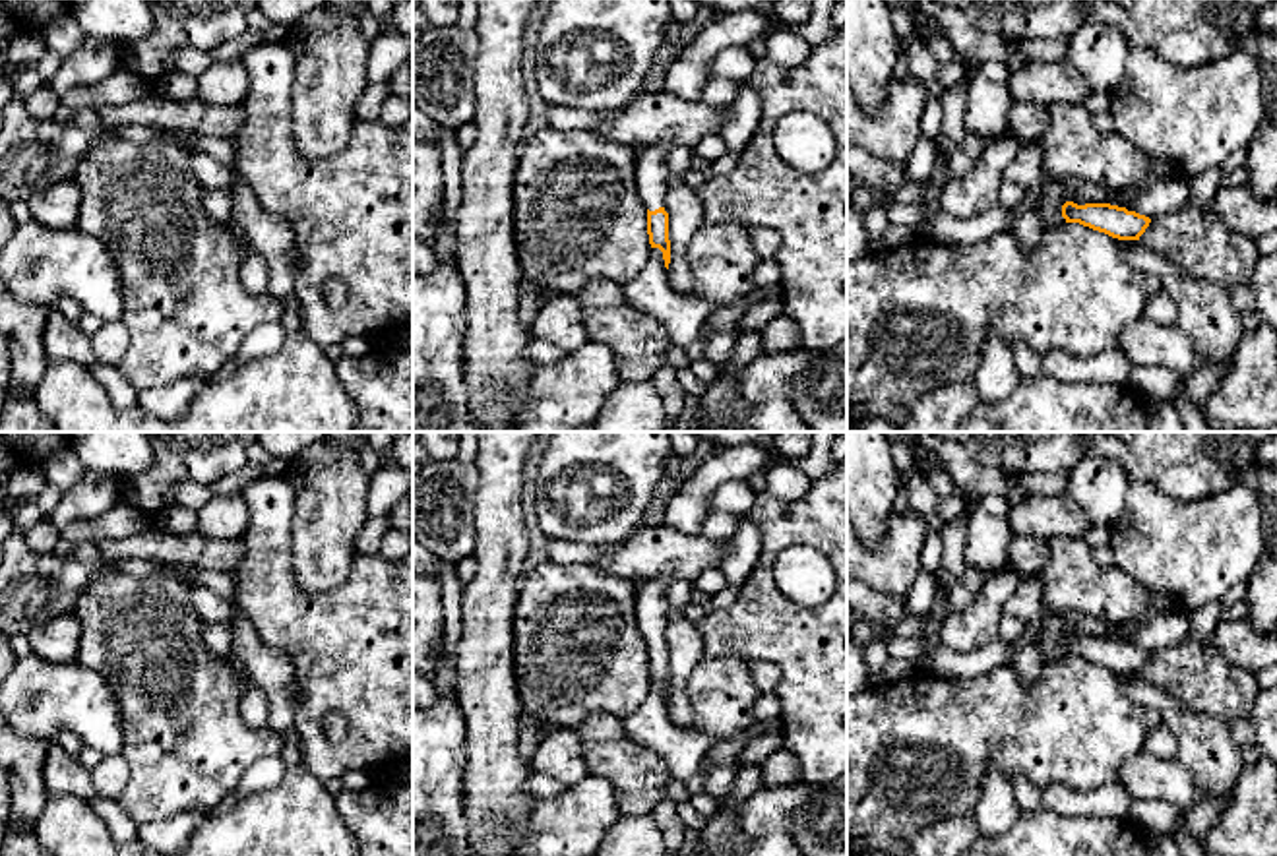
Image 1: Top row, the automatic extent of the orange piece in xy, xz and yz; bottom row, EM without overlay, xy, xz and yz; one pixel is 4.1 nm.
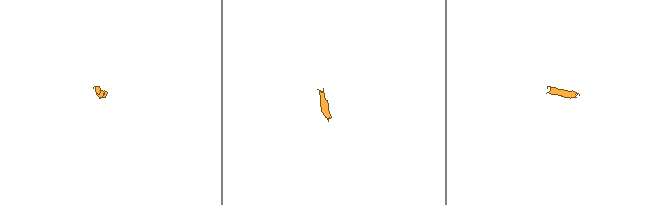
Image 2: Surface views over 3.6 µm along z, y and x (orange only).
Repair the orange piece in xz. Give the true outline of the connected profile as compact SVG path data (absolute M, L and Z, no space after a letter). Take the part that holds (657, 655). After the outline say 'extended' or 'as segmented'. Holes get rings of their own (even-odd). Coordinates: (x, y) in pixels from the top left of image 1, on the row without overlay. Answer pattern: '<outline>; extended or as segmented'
M667 577L645 581L638 585L636 596L636 622L647 643L649 678L663 686L667 703L670 697L669 647L665 645L667 614L670 608L665 600L669 583Z; extended

